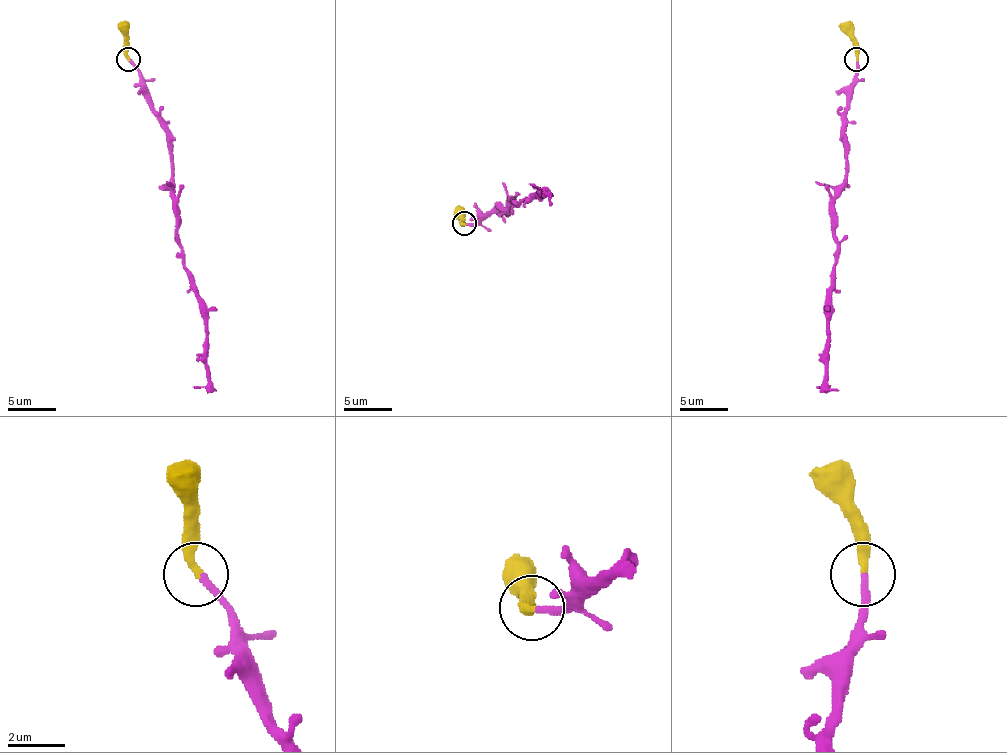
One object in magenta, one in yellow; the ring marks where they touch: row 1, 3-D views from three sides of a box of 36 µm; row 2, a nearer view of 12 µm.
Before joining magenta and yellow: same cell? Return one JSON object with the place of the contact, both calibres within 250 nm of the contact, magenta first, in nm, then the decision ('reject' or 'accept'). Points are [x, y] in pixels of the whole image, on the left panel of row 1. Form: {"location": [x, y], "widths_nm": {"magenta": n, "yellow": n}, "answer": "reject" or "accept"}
{"location": [128, 59], "widths_nm": {"magenta": 240, "yellow": 320}, "answer": "accept"}

